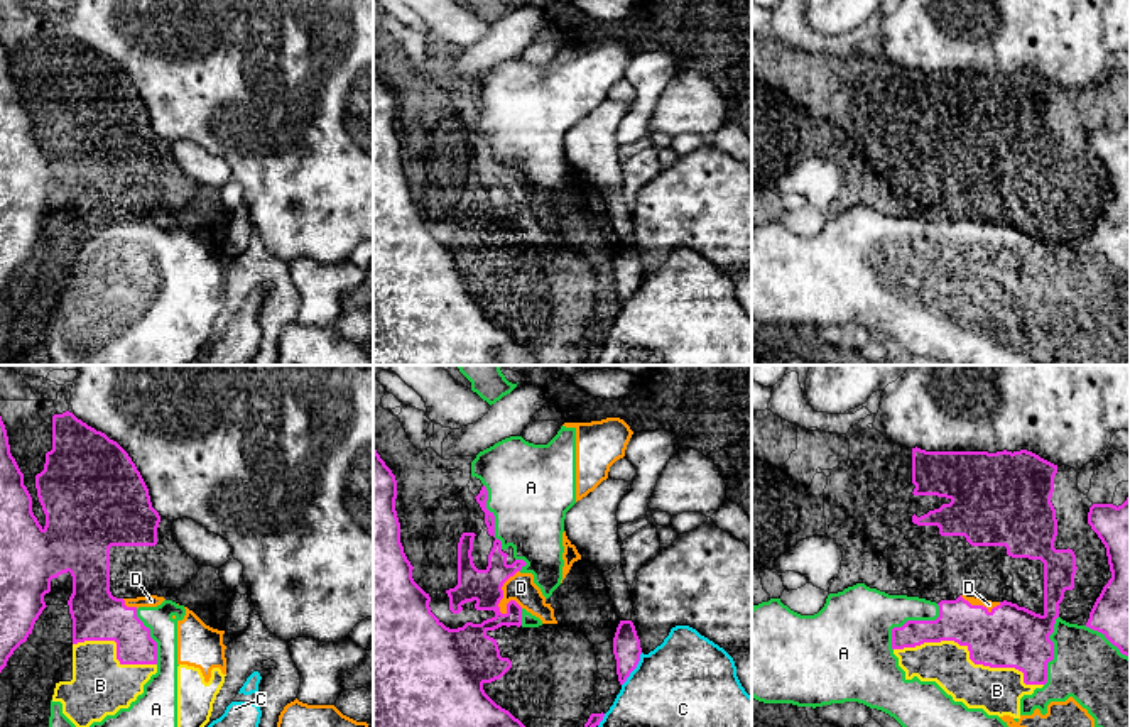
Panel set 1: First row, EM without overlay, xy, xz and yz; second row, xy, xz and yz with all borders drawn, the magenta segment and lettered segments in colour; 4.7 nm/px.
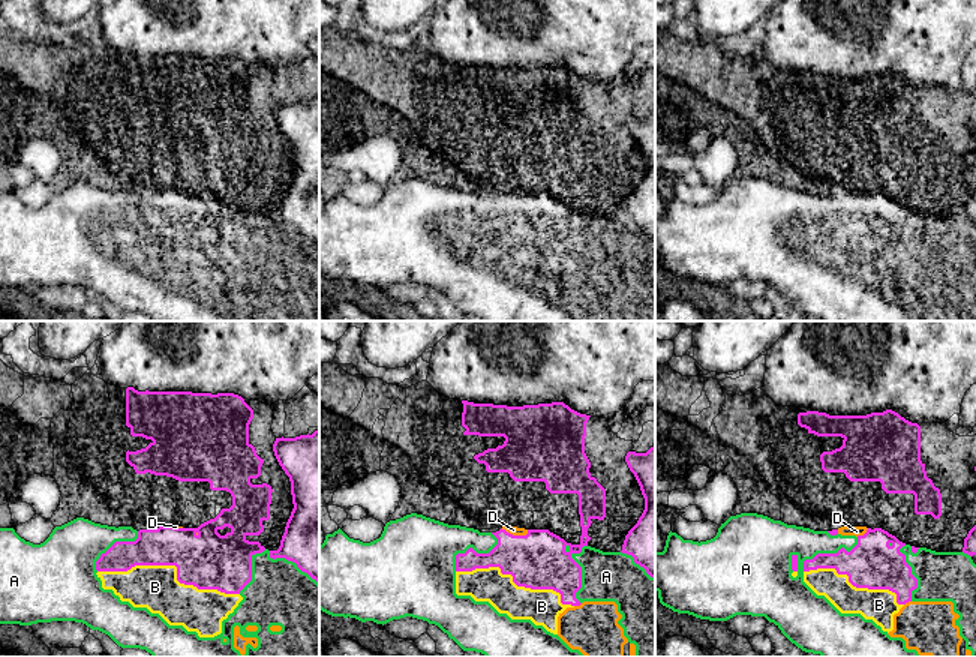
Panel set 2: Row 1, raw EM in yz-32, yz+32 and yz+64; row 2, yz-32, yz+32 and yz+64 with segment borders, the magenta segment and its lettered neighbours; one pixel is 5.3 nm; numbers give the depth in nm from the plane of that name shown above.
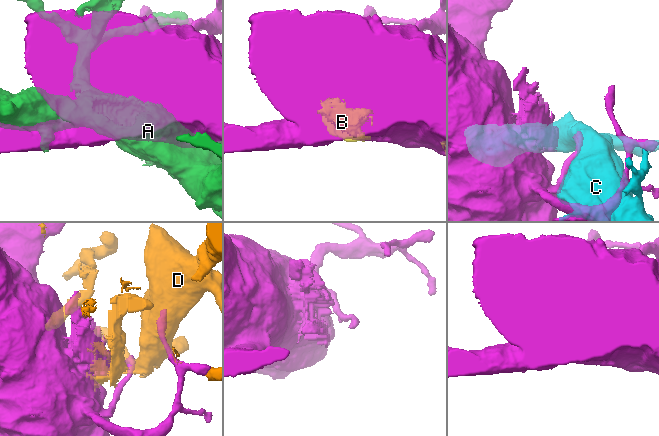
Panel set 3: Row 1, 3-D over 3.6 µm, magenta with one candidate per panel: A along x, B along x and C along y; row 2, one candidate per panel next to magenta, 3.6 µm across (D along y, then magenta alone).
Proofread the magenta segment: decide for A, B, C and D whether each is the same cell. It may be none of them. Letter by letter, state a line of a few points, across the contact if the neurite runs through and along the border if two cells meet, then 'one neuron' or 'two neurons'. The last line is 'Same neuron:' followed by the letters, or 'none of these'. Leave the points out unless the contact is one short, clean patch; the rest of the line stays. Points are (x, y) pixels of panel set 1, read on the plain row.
A: two neurons
B: two neurons
C: two neurons
D: two neurons
Same neuron: none of these

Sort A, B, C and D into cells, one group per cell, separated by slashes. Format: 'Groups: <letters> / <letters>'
Groups: A B D / C

